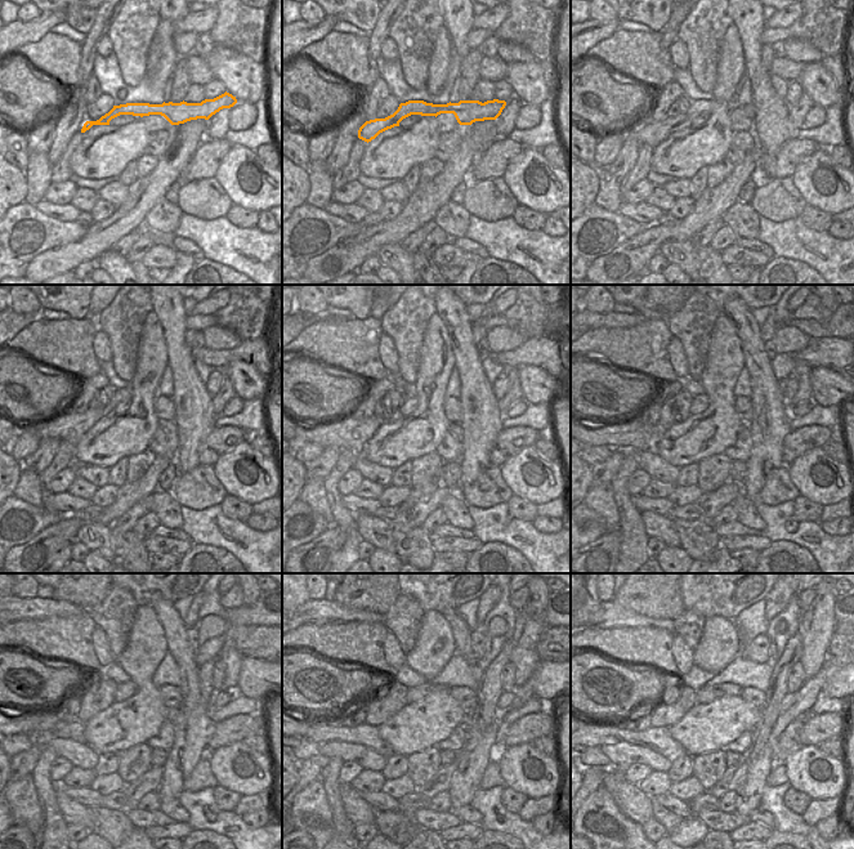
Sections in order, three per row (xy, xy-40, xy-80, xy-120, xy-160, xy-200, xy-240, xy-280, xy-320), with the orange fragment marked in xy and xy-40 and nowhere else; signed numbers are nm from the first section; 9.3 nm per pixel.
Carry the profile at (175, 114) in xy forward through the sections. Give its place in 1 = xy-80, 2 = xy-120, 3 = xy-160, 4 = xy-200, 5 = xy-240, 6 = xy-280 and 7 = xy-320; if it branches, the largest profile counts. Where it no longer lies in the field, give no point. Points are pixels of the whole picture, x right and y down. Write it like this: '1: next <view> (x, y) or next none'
1: next xy-80 (653, 133)
2: next xy-120 (75, 424)
3: next xy-160 (348, 424)
4: next xy-200 (598, 436)
5: next xy-240 (21, 724)
6: next xy-280 (322, 718)
7: next xy-320 (597, 723)

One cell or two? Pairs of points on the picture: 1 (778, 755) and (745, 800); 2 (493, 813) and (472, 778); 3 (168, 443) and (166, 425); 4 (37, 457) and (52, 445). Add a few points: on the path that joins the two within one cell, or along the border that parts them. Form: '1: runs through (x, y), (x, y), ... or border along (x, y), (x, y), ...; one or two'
1: border along (770, 750), (772, 768); two
2: border along (478, 787), (469, 804); two
3: runs through (166, 439), (166, 429); one
4: runs through (41, 455), (48, 448); one

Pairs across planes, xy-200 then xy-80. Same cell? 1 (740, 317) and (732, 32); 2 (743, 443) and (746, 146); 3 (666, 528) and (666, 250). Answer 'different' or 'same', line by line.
1: different
2: same
3: same

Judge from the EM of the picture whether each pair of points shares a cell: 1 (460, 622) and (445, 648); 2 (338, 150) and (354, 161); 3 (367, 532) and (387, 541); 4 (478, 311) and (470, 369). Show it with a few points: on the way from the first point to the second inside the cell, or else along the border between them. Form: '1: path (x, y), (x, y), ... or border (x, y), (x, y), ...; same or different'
1: border (442, 613), (452, 633), (456, 652); different
2: border (358, 138), (352, 146), (348, 161), (334, 174); different
3: path (372, 532), (381, 537); same
4: border (465, 305), (465, 312), (473, 322); different

